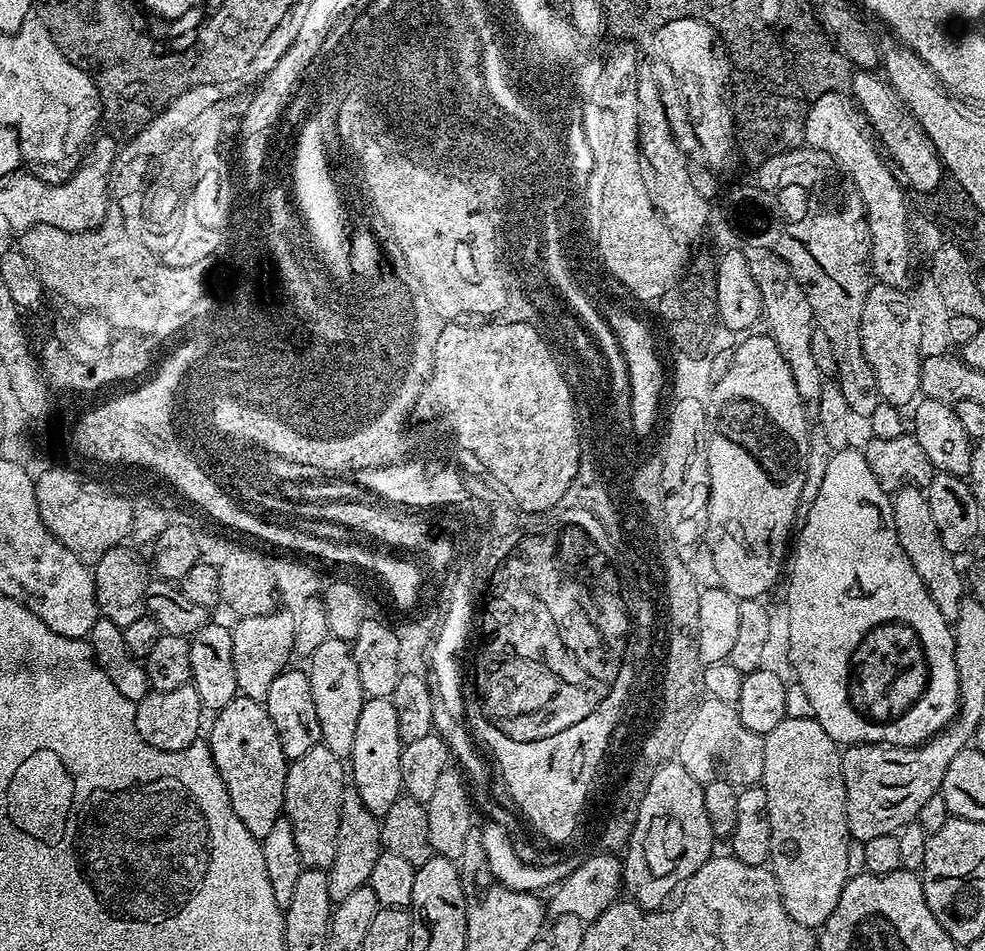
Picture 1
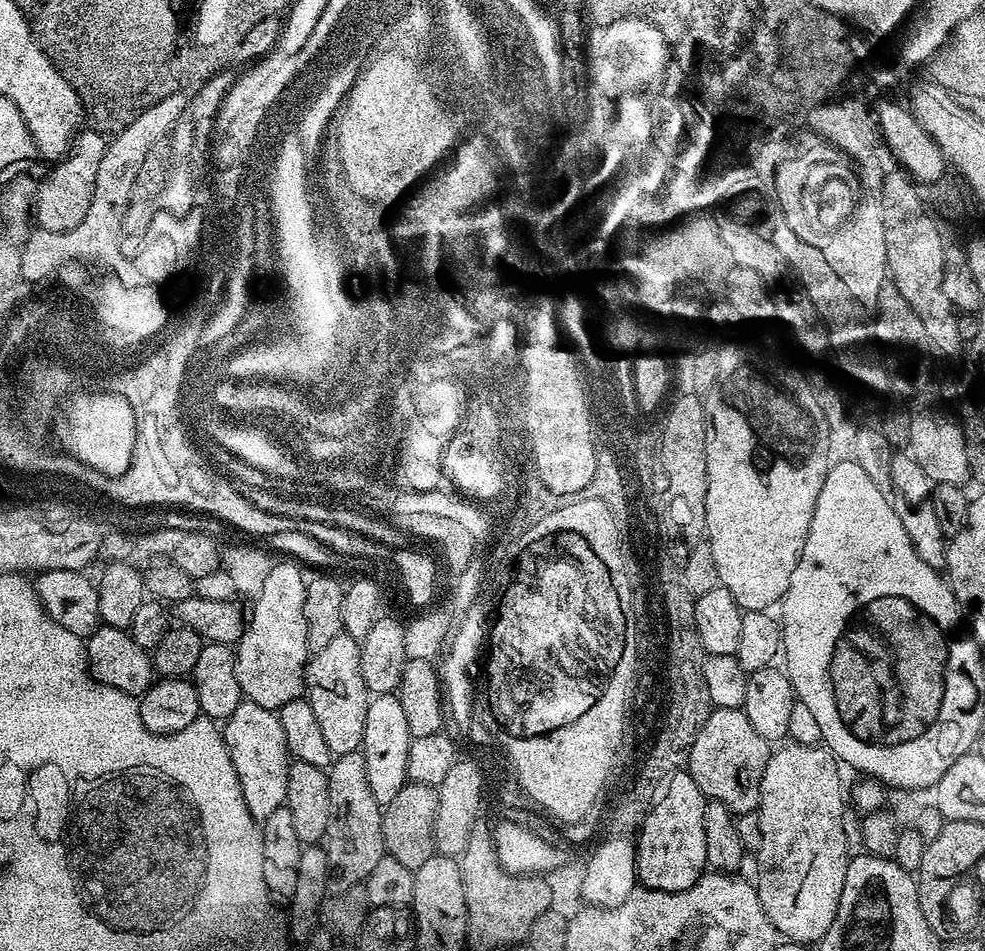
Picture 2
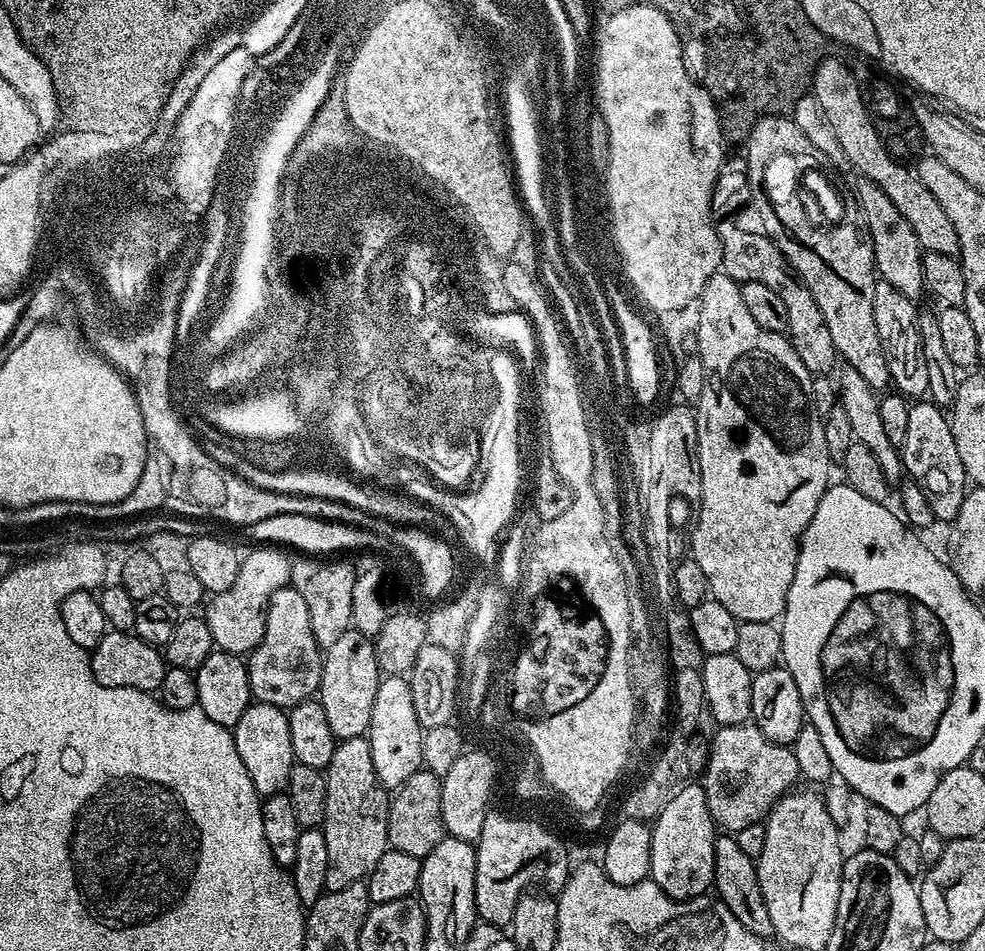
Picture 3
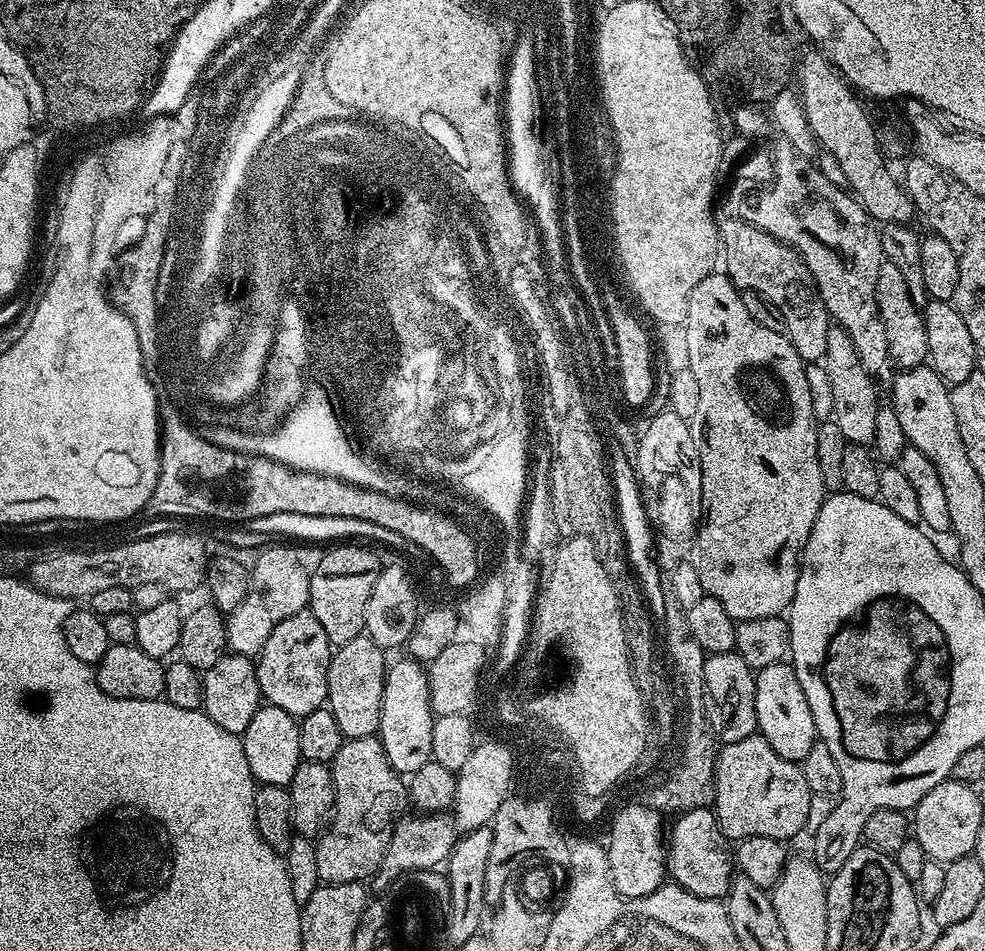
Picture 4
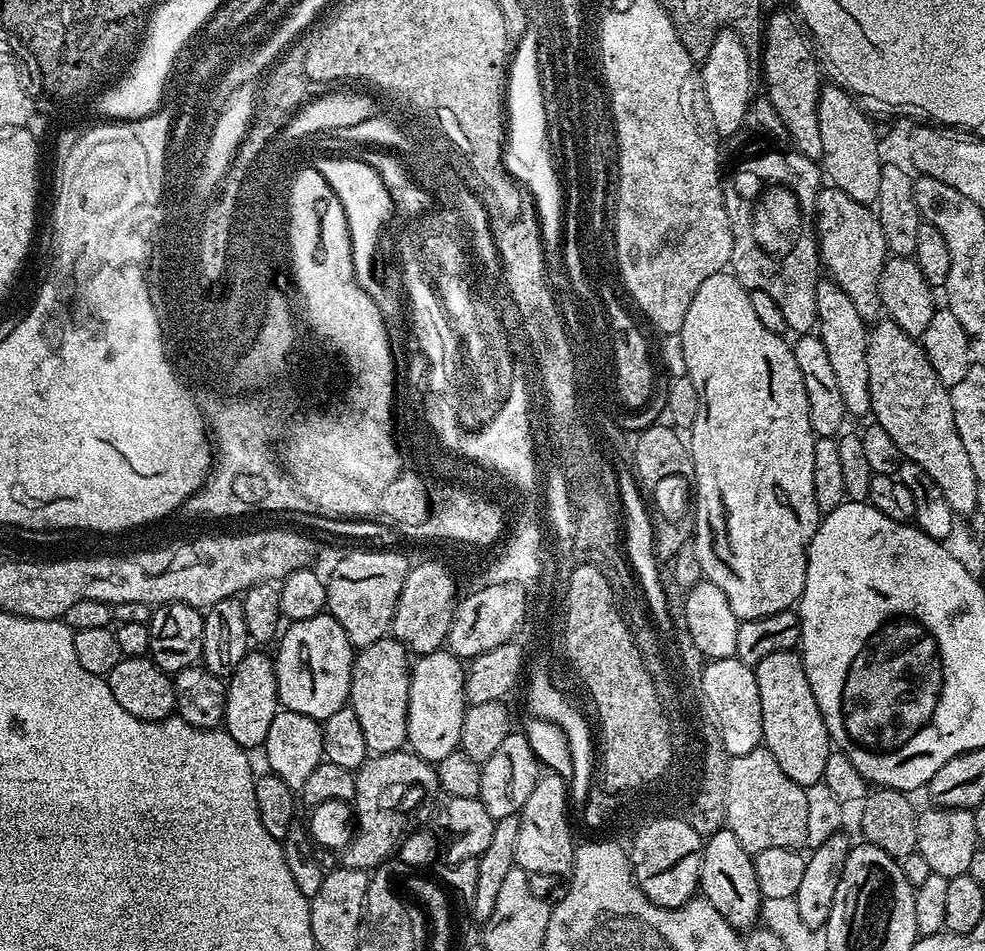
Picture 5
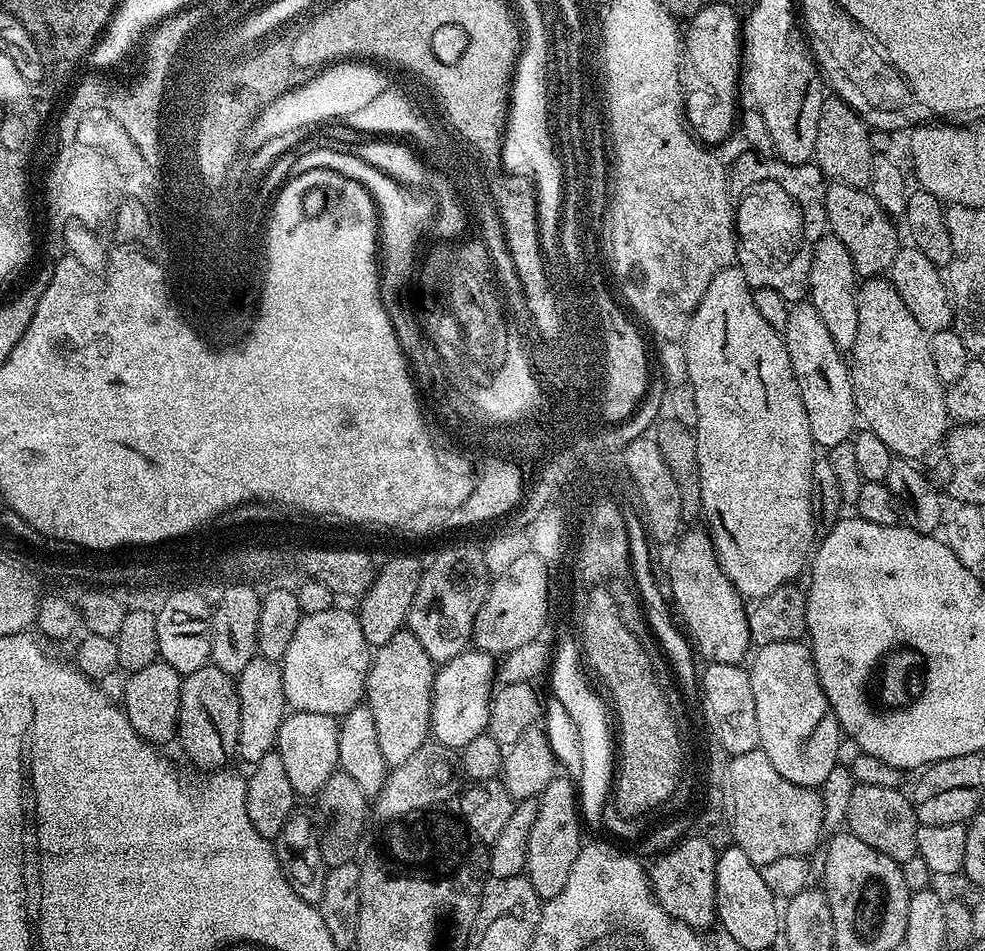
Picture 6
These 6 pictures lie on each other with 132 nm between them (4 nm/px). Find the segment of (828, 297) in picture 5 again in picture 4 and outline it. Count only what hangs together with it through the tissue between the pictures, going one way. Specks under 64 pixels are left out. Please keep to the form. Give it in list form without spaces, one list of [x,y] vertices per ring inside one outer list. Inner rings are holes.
[[[829,327],[826,334],[826,354],[822,363],[826,374],[830,374],[830,386],[834,386],[832,416],[845,435],[847,443],[871,446],[874,442],[874,418],[882,407],[882,400],[876,397],[873,373],[867,372],[862,362],[858,362],[858,350],[854,350],[854,342],[850,342],[850,334],[846,334],[844,328]]]

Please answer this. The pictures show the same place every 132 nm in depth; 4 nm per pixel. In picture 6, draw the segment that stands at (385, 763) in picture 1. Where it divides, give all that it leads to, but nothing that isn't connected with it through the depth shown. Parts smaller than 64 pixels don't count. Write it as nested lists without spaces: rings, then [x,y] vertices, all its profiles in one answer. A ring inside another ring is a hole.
[[[469,650],[450,658],[439,665],[436,681],[432,687],[432,731],[435,743],[445,744],[450,749],[459,750],[474,742],[474,738],[485,735],[488,726],[488,715],[494,695],[494,687],[498,680],[498,664],[489,653]]]

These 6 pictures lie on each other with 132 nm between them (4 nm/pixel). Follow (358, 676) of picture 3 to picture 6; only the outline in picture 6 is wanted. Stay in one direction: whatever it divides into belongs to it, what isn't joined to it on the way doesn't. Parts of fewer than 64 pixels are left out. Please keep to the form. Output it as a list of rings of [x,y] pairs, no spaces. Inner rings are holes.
[[[401,630],[390,642],[379,645],[368,671],[366,703],[374,714],[378,729],[378,744],[389,769],[402,766],[410,754],[429,743],[432,731],[432,687],[436,681],[437,665],[422,650],[422,642],[413,632]]]

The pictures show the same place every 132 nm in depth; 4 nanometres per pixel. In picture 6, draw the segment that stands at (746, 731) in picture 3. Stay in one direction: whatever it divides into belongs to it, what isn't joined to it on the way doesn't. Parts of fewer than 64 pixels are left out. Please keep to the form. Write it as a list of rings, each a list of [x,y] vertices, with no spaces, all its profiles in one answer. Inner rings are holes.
[[[762,751],[738,754],[736,757],[740,759],[740,776],[734,778],[740,778],[740,782],[734,784],[733,805],[736,811],[736,835],[740,840],[736,847],[742,850],[742,854],[746,854],[750,862],[763,866],[766,862],[774,862],[778,858],[808,856],[816,847],[819,849],[820,835],[826,832],[821,793],[815,788],[798,786],[782,778],[782,774],[778,774],[778,770],[770,766],[770,758],[766,758]]]

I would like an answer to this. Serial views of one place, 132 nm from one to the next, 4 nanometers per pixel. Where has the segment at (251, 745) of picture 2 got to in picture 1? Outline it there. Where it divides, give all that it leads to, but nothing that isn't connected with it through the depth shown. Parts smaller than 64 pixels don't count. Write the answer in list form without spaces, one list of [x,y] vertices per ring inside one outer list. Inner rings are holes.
[[[239,694],[213,716],[216,717],[206,743],[212,751],[214,766],[220,771],[234,814],[242,818],[242,826],[252,836],[262,841],[274,822],[282,819],[284,811],[284,787],[290,762],[284,757],[282,742],[278,742],[278,730],[274,730],[274,722],[270,722],[270,714],[261,701]]]

